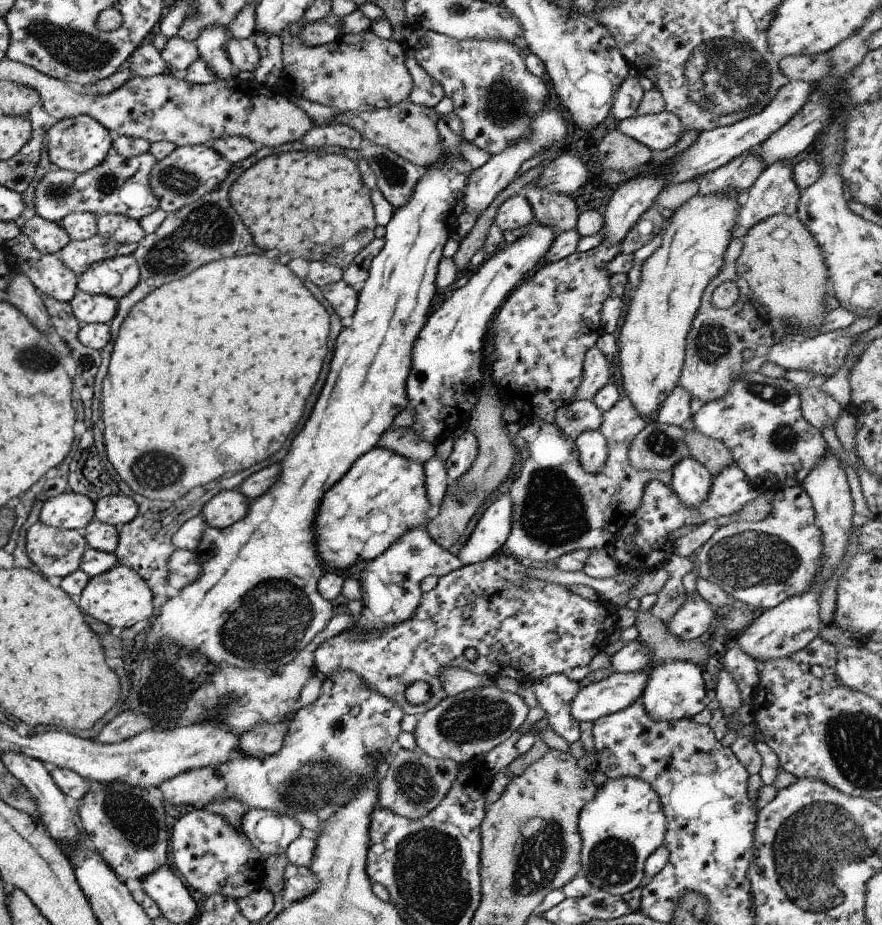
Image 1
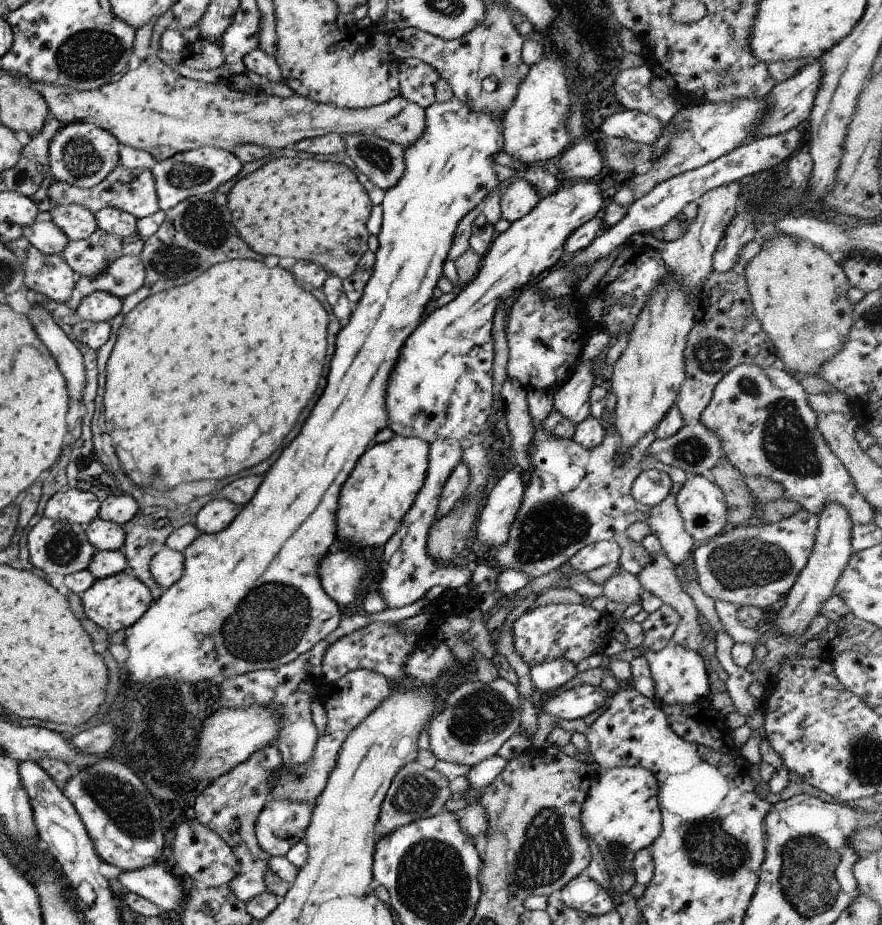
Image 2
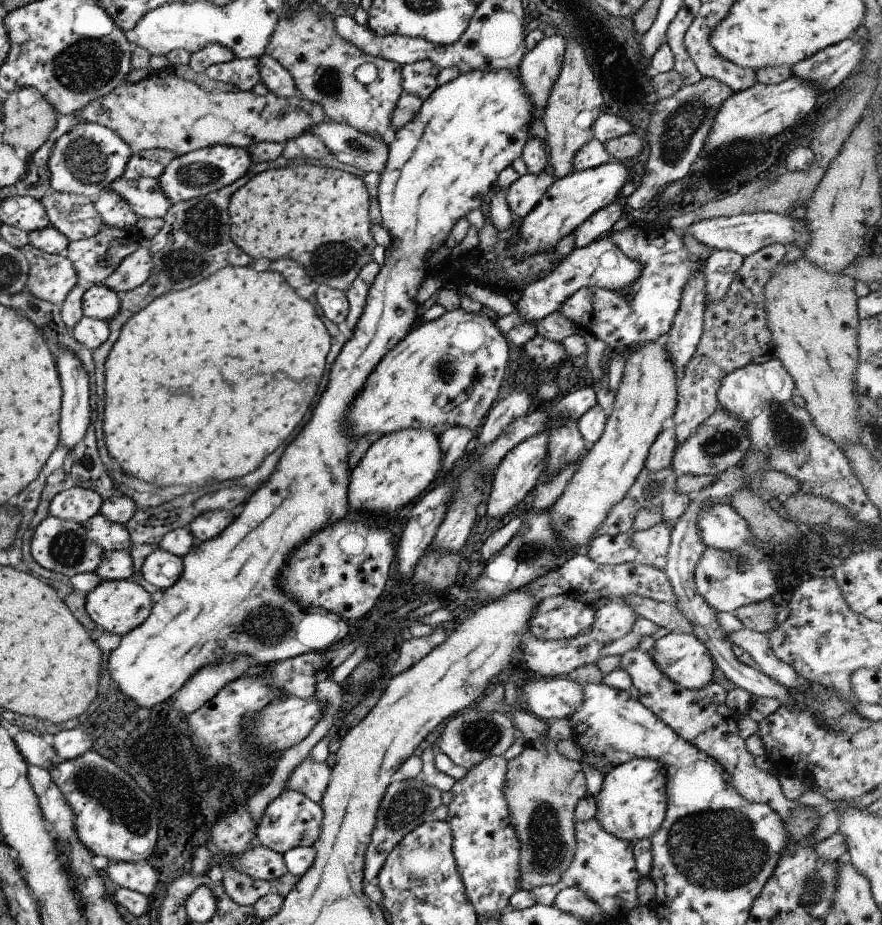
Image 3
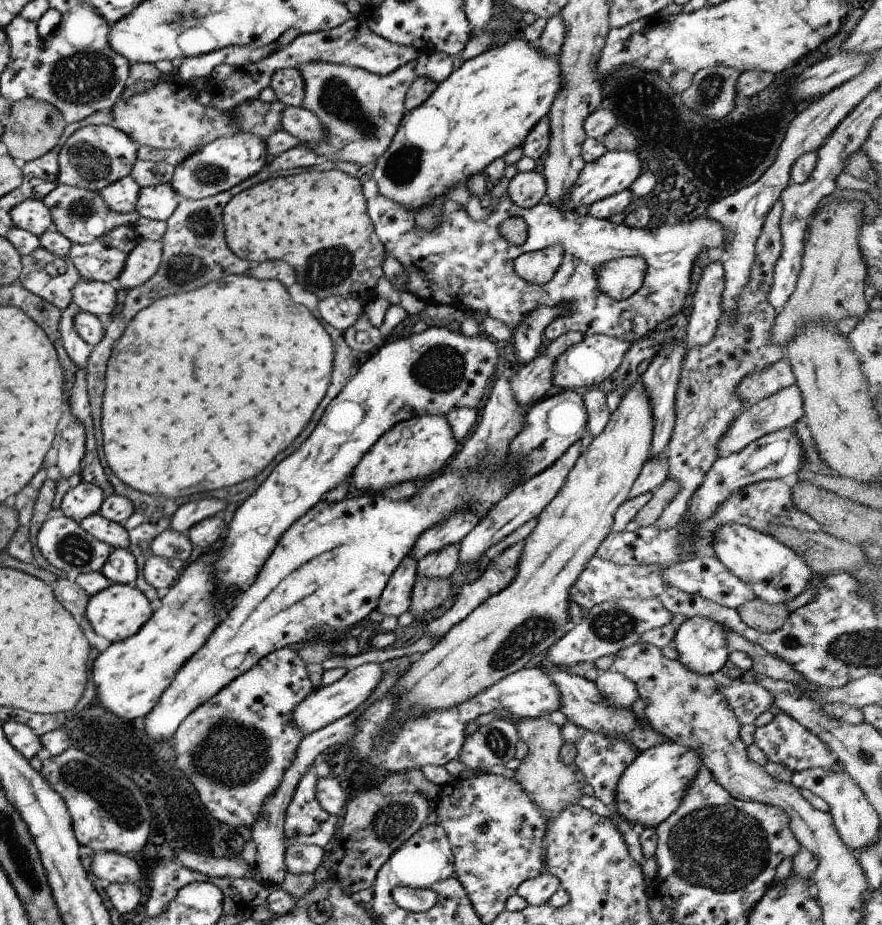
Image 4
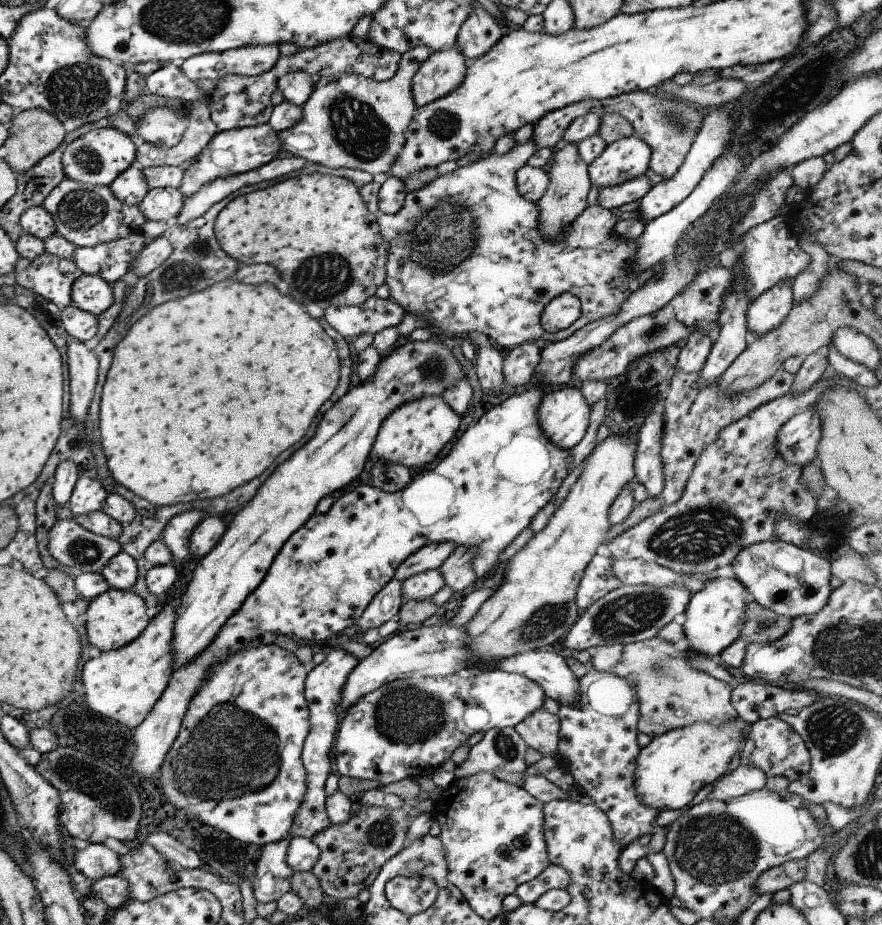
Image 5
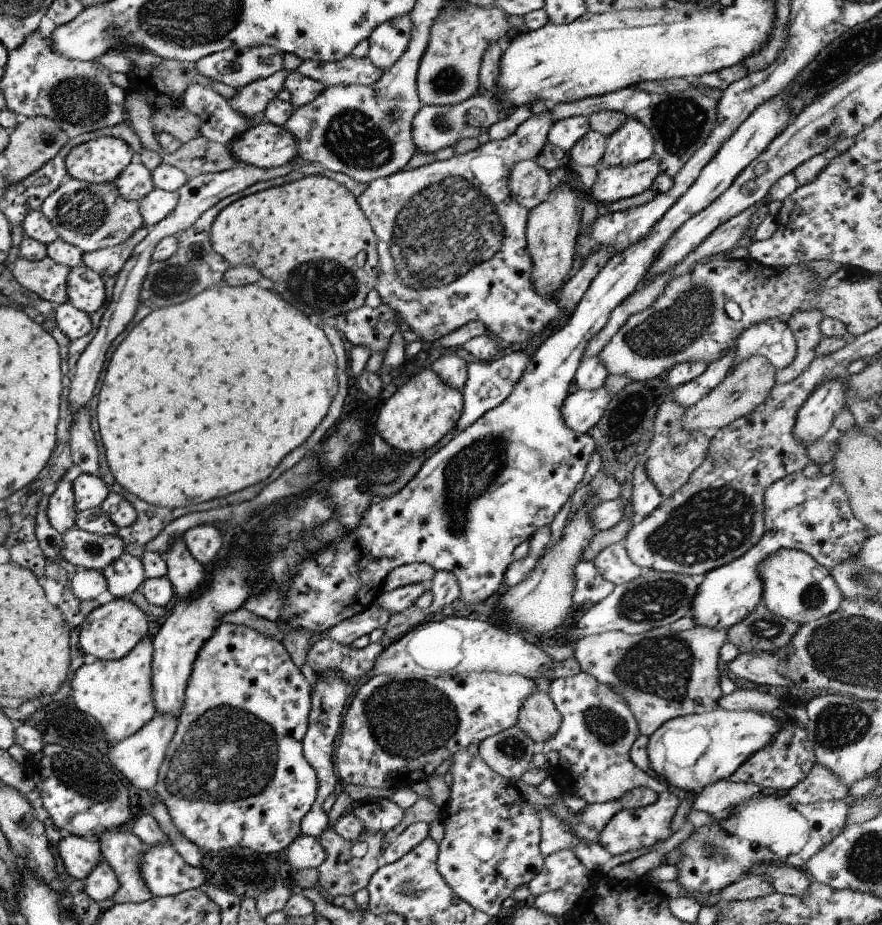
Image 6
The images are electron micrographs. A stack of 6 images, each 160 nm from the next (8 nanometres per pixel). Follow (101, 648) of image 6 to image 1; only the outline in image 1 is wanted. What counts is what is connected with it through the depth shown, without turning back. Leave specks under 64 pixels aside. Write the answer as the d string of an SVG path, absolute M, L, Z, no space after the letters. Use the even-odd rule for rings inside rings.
M117 563L111 570L99 574L87 582L87 585L79 594L77 607L80 611L85 612L85 614L117 632L118 630L130 628L139 620L149 619L153 610L151 604L153 598L147 584L139 578L137 572Z

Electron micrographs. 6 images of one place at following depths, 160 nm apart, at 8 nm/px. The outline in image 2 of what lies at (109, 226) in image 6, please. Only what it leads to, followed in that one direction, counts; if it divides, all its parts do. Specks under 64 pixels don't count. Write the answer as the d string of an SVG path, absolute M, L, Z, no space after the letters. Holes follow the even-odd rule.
M57 204L49 208L51 222L61 230L68 241L77 241L91 236L97 229L94 214L77 204Z

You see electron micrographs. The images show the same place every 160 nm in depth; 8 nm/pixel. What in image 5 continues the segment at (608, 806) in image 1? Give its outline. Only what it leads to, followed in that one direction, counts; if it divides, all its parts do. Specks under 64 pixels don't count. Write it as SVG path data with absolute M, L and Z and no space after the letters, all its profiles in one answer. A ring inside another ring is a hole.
M738 716L730 723L713 725L694 722L687 727L665 731L640 748L635 760L634 791L637 798L656 811L679 811L697 791L725 772L733 754L743 744L748 725Z

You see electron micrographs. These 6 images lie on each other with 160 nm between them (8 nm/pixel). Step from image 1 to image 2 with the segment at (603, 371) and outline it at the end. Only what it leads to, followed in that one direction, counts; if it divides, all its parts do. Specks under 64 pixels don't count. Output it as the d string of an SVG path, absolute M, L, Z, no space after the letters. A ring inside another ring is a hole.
M591 363L579 364L572 376L553 395L552 409L567 418L573 428L589 415L589 392L594 388Z

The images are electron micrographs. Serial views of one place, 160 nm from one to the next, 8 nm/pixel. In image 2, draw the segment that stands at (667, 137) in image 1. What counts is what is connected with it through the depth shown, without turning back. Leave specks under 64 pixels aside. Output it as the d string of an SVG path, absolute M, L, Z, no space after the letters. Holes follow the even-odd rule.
M637 110L614 113L607 120L603 120L603 126L600 128L606 137L623 138L651 146L657 136L661 136L661 130L661 121Z

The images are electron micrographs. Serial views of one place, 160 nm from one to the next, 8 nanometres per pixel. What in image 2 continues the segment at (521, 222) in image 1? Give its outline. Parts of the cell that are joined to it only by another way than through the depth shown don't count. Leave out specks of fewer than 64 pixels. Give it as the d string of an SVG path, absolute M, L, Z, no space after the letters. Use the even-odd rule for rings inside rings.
M519 176L515 182L505 188L501 194L499 207L501 208L501 217L505 218L510 224L520 220L528 214L533 206L540 200L537 190Z

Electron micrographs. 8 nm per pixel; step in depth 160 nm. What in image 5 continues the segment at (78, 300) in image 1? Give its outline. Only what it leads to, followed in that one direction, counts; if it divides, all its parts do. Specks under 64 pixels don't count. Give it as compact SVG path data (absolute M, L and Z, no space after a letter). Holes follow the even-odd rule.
M79 273L70 288L70 302L78 309L97 316L113 302L111 285L100 276Z

